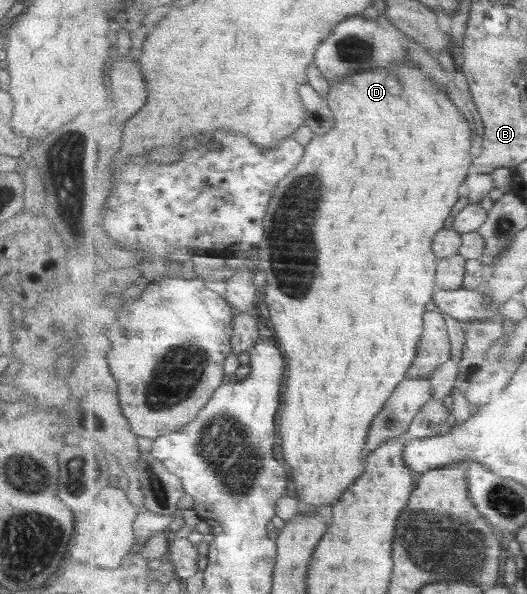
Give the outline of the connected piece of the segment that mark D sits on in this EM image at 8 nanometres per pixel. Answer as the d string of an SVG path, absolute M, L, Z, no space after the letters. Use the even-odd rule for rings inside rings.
M406 60L404 63L398 61L397 66L392 66L391 68L376 68L368 69L368 71L362 71L362 73L356 73L352 77L346 77L346 79L340 79L340 83L334 85L334 91L330 93L330 106L334 109L334 115L338 119L338 125L340 127L334 127L334 131L322 135L322 137L316 137L308 147L306 147L306 155L304 155L304 161L300 161L298 169L292 171L280 185L278 189L275 189L275 195L272 198L270 207L268 208L268 213L265 219L266 230L265 238L261 241L260 246L258 247L258 256L256 257L255 264L259 269L263 269L267 273L267 285L263 290L266 295L265 301L269 307L271 314L271 329L274 331L274 336L279 343L282 351L284 351L284 357L287 363L287 370L285 371L285 397L286 411L283 411L284 417L282 417L282 423L280 423L280 433L284 437L284 453L286 453L286 461L288 465L292 467L292 471L296 475L294 481L296 481L298 500L301 504L301 510L312 511L318 509L318 507L324 507L324 505L333 506L335 503L338 503L341 500L341 497L344 495L344 492L359 479L360 476L367 470L366 466L366 455L365 449L367 448L368 439L371 433L371 427L375 423L376 417L379 416L379 413L383 411L385 405L388 403L388 400L391 399L392 394L396 391L396 388L407 378L408 372L412 369L412 365L415 365L416 357L418 357L419 345L423 340L425 333L425 317L424 315L428 313L428 303L433 302L435 295L437 293L437 273L439 271L439 263L441 261L438 254L433 249L435 244L436 236L439 235L440 231L446 228L446 221L448 217L452 215L452 209L456 207L456 203L460 201L460 187L464 185L464 182L467 181L471 172L473 172L473 167L475 163L475 157L470 154L472 151L472 135L474 135L474 126L468 122L468 117L462 113L462 109L454 103L454 99L450 97L446 90L441 88L441 85L437 83L432 83L432 78L423 70L422 66Z

